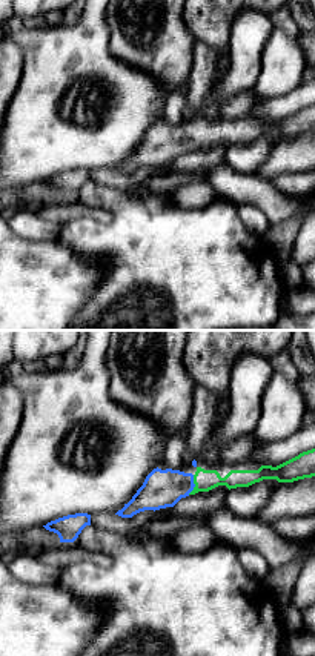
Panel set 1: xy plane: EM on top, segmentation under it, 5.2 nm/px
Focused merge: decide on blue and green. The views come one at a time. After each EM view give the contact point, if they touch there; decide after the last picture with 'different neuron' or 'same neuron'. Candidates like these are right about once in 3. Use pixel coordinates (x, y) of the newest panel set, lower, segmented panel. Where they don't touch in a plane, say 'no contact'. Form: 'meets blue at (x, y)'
meets blue at (194, 484)

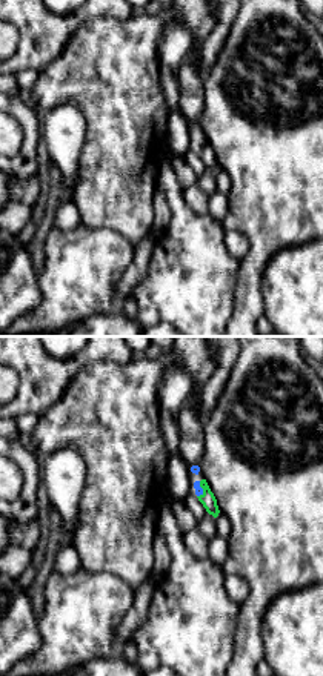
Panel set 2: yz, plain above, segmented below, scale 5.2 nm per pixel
meets blue at (202, 489)

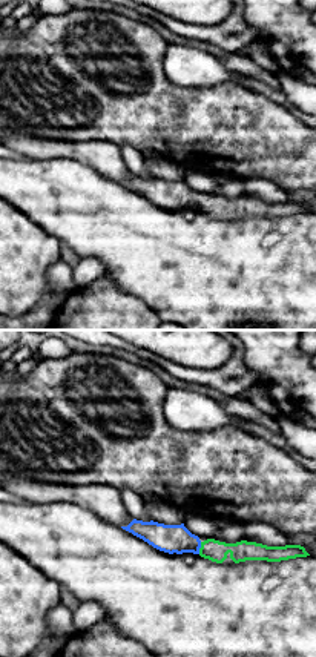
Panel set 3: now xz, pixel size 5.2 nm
meets blue at (200, 547)

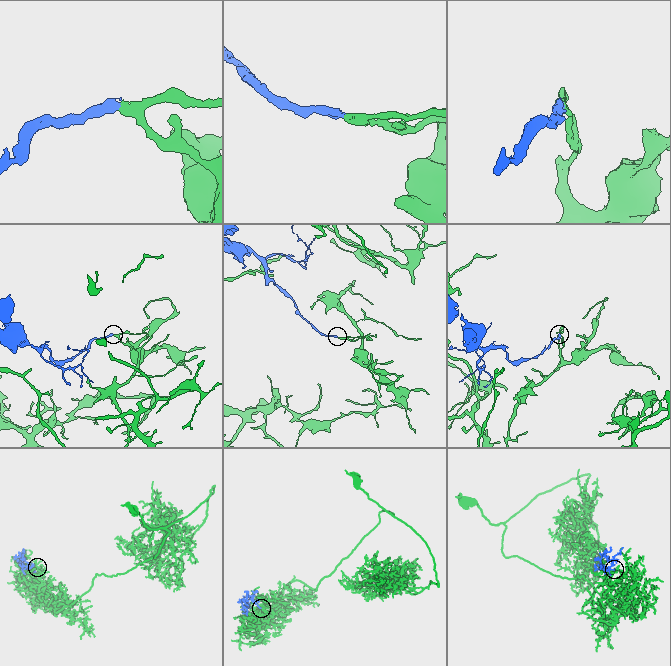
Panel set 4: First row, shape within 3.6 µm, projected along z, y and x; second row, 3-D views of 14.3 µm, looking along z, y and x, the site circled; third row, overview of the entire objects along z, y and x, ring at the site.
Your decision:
same neuron

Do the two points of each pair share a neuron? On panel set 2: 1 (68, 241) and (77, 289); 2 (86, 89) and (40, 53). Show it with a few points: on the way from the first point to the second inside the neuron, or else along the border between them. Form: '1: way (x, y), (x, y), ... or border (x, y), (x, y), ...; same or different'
1: way (68, 254), (77, 263), (77, 277); same
2: border (74, 33), (39, 72); different

